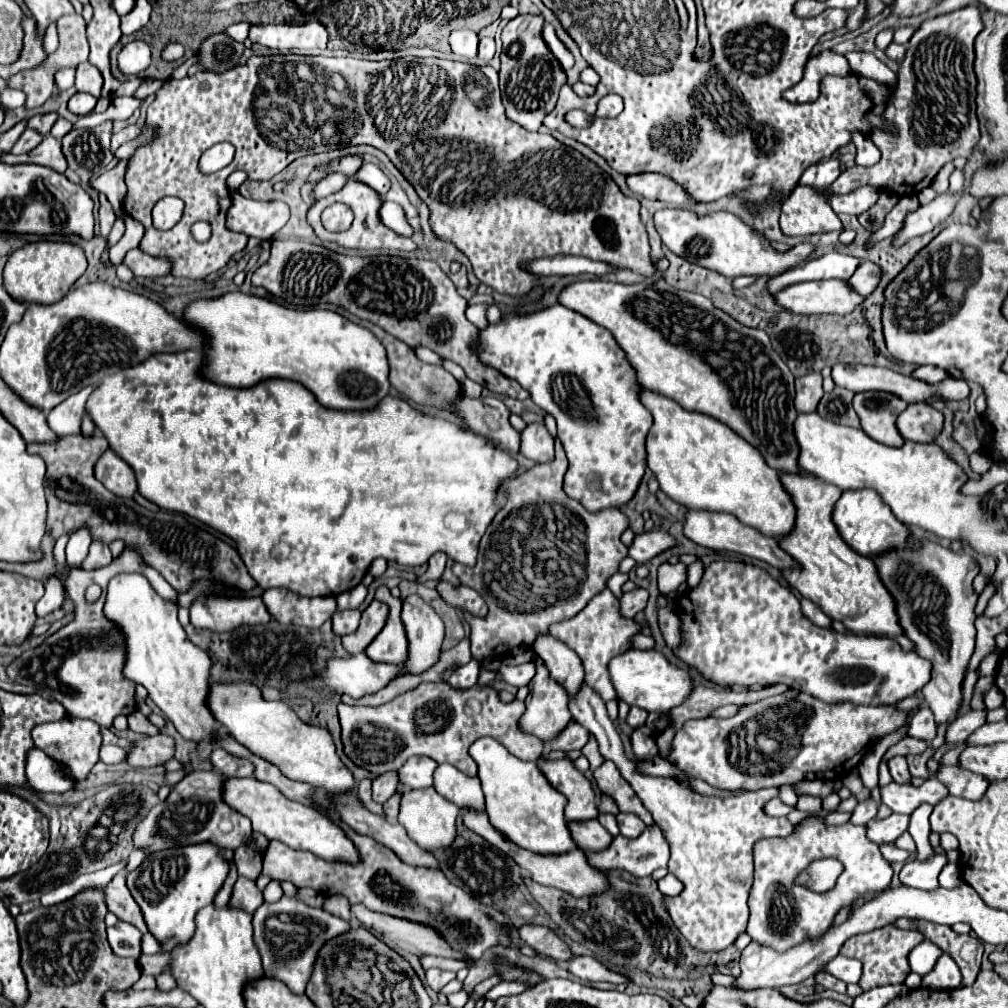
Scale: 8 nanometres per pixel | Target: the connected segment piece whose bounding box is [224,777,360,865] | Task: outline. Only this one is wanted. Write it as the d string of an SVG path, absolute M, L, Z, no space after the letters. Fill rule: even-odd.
M254 777L244 779L226 779L224 783L224 801L246 815L252 821L252 829L264 833L268 839L278 839L292 849L304 849L318 855L324 861L340 861L340 863L360 863L358 847L350 841L342 827L338 827L328 815L320 815L320 811L306 807L298 801L284 797L274 785L262 783Z

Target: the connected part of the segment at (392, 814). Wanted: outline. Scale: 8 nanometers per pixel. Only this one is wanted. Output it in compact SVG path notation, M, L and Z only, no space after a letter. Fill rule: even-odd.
M396 791L388 801L384 801L384 813L390 821L396 821L396 815L398 815L398 803L400 803L400 793Z

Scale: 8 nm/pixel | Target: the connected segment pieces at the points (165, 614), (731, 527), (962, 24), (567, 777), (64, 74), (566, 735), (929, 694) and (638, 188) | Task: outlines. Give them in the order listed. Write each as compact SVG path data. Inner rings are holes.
M120 573L110 579L104 613L128 639L128 665L124 667L128 679L148 689L148 697L160 707L164 717L174 723L184 739L212 743L224 729L208 707L212 659L186 637L184 627L178 623L178 607L162 599L146 577L138 573Z
M688 511L686 515L686 523L684 523L684 535L704 547L710 549L724 549L724 551L736 551L760 561L766 561L772 567L778 567L780 571L794 567L794 559L780 547L780 543L774 537L766 537L760 531L742 525L738 519L734 519L734 515L728 513L710 513L710 511Z
M964 7L950 15L942 15L936 19L928 19L920 25L920 29L912 35L906 45L906 57L898 69L898 81L892 99L888 101L886 111L882 113L888 119L892 129L874 129L870 133L872 143L882 151L880 163L874 167L850 167L844 169L842 175L832 183L830 193L846 195L858 187L872 185L884 191L892 191L894 195L914 195L928 187L936 173L956 157L970 157L972 149L980 139L978 119L976 119L976 75L972 71L974 63L974 39L982 31L980 11L976 7Z
M538 759L538 765L546 779L552 783L552 787L566 795L568 799L566 821L588 821L598 817L596 793L592 789L592 783L572 765L572 761Z
M60 69L56 75L54 75L54 83L58 89L68 89L74 85L74 69Z
M572 723L560 733L560 739L556 739L556 743L550 743L550 749L566 753L572 749L582 749L586 741L588 741L588 731L580 723Z
M922 541L920 551L890 551L888 555L880 555L880 559L874 559L882 583L888 587L892 597L896 599L896 611L904 629L904 635L910 637L916 645L916 651L920 657L928 659L932 663L932 679L922 689L922 695L926 699L926 705L934 711L936 723L952 721L954 713L960 707L960 683L964 679L964 669L968 665L970 655L974 653L974 607L978 595L972 591L972 579L978 575L976 561L966 553L952 553L946 547L940 547L938 543Z
M638 173L638 175L628 175L626 179L630 191L646 197L646 199L658 199L670 205L688 205L694 199L690 193L672 181L668 175L660 173Z

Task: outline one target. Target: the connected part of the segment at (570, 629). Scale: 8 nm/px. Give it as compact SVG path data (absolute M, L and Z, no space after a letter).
M610 589L600 591L590 599L590 603L572 619L560 621L550 627L550 635L560 639L564 645L568 645L576 655L580 657L584 665L584 683L594 689L604 701L616 699L616 691L612 691L612 683L608 679L608 659L614 655L624 653L624 649L630 649L630 637L640 631L640 625L634 619L626 619L620 615L616 607L616 597L610 593Z

